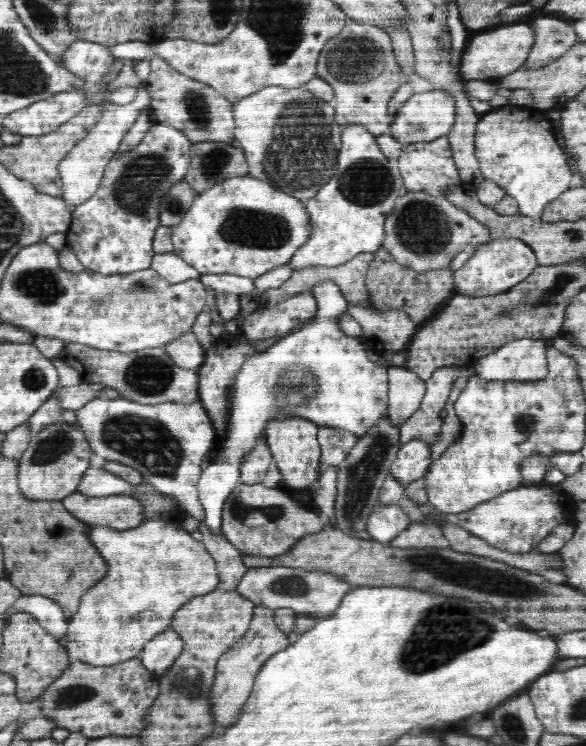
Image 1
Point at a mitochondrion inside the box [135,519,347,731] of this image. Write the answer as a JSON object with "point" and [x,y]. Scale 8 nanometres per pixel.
{"point":[188,682]}

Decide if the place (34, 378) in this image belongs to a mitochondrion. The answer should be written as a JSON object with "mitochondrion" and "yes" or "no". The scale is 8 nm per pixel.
{"mitochondrion":"yes"}

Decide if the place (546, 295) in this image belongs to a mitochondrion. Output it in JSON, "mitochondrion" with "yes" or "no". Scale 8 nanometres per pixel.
{"mitochondrion":"yes"}

